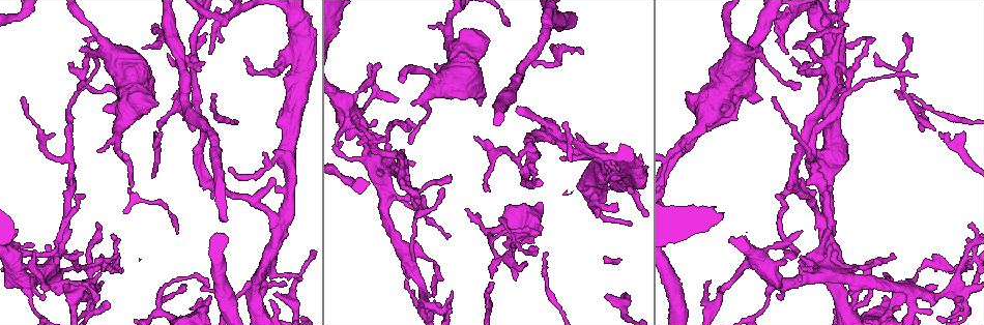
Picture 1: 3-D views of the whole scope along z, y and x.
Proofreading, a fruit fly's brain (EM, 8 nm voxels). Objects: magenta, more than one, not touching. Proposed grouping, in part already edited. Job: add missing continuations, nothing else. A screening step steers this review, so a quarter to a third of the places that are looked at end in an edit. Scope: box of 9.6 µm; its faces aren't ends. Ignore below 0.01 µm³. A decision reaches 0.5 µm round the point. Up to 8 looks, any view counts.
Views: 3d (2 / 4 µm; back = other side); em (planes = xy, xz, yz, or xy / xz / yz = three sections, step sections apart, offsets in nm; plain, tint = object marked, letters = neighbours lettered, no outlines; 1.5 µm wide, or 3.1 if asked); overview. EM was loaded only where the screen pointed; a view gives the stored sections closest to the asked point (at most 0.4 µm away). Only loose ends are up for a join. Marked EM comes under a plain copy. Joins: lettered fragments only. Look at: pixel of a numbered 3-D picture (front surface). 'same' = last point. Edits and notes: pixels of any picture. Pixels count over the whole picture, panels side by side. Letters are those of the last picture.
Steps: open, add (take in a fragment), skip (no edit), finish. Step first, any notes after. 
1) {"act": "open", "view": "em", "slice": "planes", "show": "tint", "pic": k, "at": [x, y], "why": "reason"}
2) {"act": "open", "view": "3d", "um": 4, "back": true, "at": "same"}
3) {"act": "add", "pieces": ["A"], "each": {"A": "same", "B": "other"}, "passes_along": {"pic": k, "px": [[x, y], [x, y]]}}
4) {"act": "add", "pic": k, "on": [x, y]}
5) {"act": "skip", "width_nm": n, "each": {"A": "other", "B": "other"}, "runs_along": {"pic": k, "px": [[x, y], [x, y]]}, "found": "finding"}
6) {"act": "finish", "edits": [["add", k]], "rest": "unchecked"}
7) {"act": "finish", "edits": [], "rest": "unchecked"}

{"act": "open", "view": "3d", "um": 4, "pic": 1, "at": [833, 44], "why": "stops while still wide"}

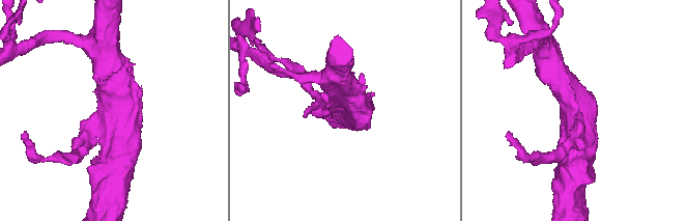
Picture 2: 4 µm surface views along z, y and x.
{"act": "open", "view": "em", "slice": "planes", "show": "letters", "pic": 2, "at": [329, 109]}

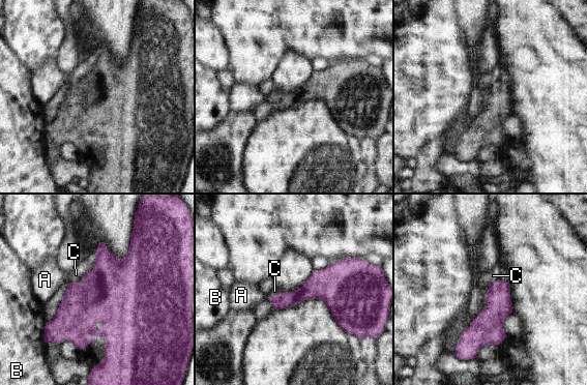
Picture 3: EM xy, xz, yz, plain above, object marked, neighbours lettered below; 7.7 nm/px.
{"act": "skip", "each": {"A": "other", "B": "other", "C": "other"}, "border": {"pic": 3, "px": [[95, 259], [79, 282], [70, 283]]}, "found": "none of them fits"}

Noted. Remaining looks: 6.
{"act": "open", "view": "em", "slice": "planes", "show": "letters", "pic": 1, "at": [479, 105], "why": "free end"}

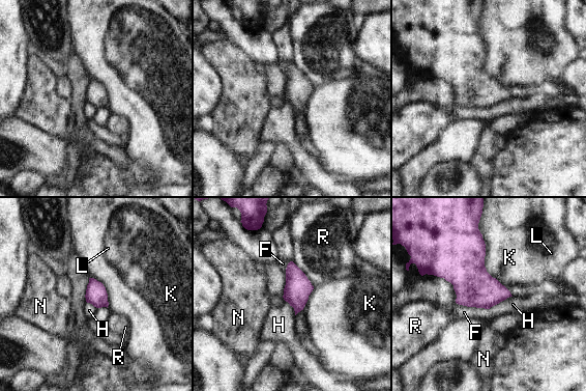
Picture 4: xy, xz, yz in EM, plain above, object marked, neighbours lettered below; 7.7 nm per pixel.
{"act": "skip", "each": {"F": "other", "H": "other", "K": "other", "L": "other", "N": "other", "R": "other"}, "border": {"pic": 4, "px": [[511, 296], [489, 309]]}, "found": "no lettered fragment goes on from it"}

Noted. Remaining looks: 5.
{"act": "open", "view": "3d", "um": 2, "pic": 1, "at": [488, 307], "why": "branch stops here"}

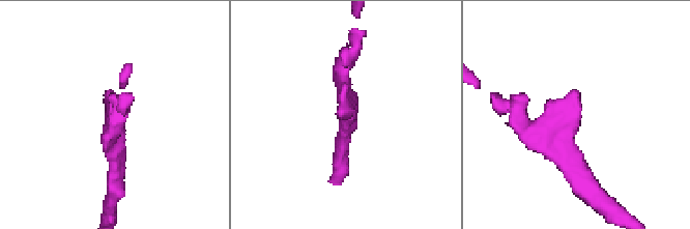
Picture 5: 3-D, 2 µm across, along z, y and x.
{"act": "open", "view": "em", "slice": "xz", "step": 8, "show": "letters", "pic": 5, "at": [572, 90]}

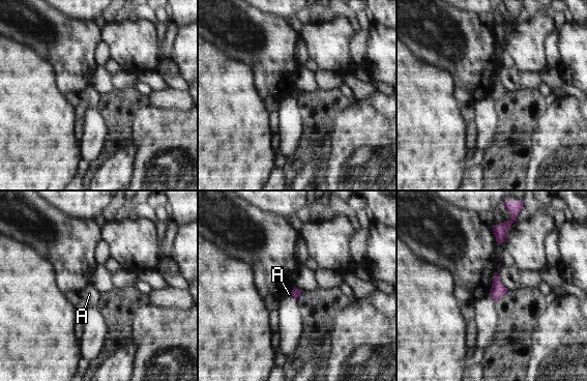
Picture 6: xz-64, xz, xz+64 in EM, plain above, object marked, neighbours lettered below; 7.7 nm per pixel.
{"act": "open", "view": "em", "slice": "yz", "step": 8, "show": "letters", "at": "same", "why": "another direction"}

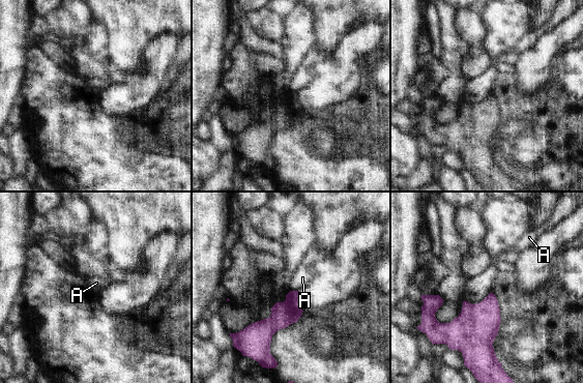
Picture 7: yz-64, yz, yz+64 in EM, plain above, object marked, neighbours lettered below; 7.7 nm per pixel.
{"act": "skip", "each": {"A": "other"}, "found": "no lettered fragment goes on from it"}

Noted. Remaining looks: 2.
{"act": "finish", "edits": [], "rest": "unchecked"}

